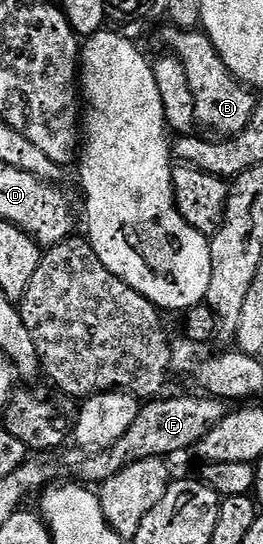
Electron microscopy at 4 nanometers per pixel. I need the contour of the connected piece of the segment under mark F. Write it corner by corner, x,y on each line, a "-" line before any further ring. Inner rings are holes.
184,394
181,398
168,397
157,396
145,401
138,416
134,416
134,424
126,428
122,440
118,440
113,446
107,446
105,450
85,453
85,458
76,466
75,477
84,484
99,484
122,472
122,468
138,464
138,460
167,459
168,454
176,454
179,450
191,451
200,443
202,436
206,436
206,432
213,430
224,419
226,406
221,399
207,396
195,398
192,394

